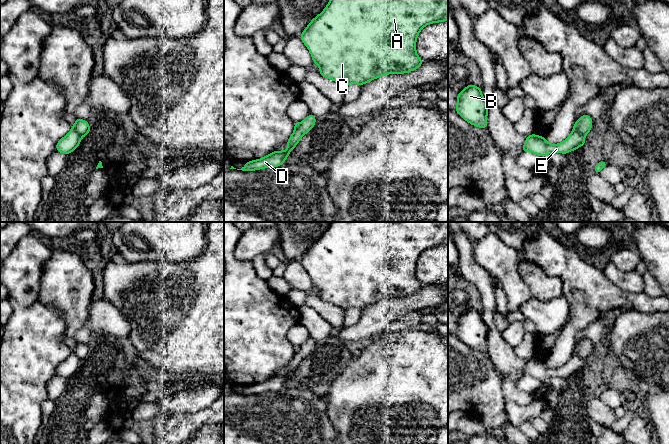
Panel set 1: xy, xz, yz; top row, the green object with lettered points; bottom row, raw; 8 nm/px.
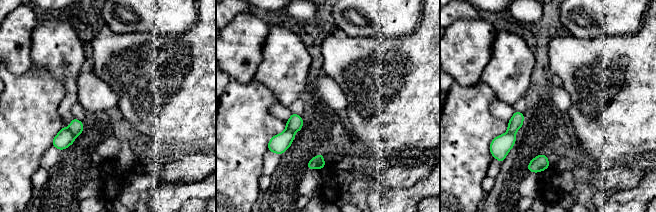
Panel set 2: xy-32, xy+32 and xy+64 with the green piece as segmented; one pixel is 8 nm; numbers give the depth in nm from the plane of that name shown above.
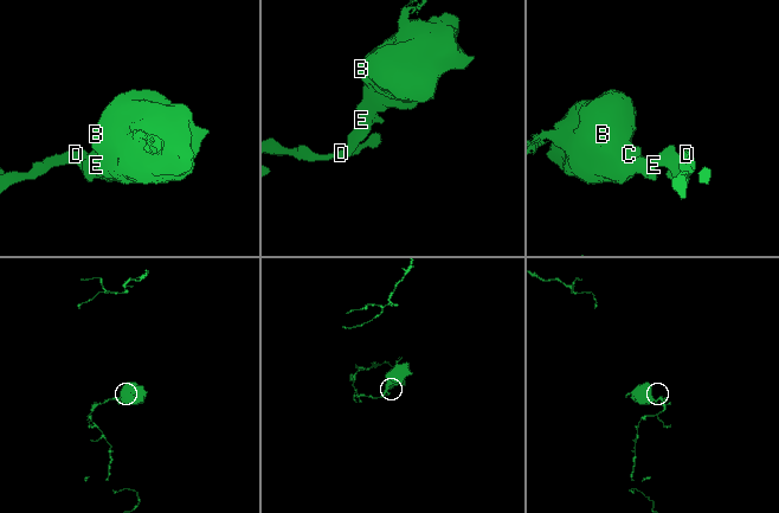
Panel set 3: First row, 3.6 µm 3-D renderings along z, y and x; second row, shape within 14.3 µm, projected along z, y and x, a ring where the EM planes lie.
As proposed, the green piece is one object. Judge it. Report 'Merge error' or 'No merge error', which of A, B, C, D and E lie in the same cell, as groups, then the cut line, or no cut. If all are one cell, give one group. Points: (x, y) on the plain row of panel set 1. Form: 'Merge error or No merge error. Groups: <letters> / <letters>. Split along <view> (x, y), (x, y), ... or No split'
Merge error. Groups: A B C E / D. Split along yz (573, 353), (583, 360)

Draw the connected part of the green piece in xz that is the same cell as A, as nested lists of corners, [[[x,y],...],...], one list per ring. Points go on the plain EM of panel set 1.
[[[331,222],[325,233],[313,242],[305,252],[300,263],[310,275],[312,285],[318,289],[321,300],[341,307],[344,310],[349,308],[362,310],[387,298],[403,298],[418,293],[423,288],[422,283],[416,277],[416,264],[419,256],[426,249],[442,245],[448,245],[448,222]]]

